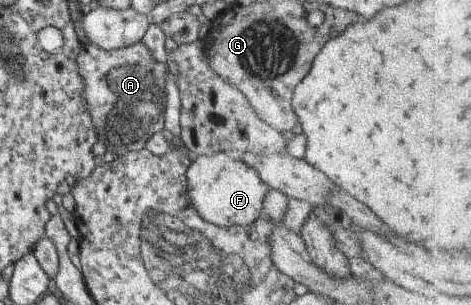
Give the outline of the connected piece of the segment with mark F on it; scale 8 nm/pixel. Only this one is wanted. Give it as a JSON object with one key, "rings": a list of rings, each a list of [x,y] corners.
{"rings":[[[218,152],[211,153],[209,156],[197,156],[188,165],[185,177],[184,187],[186,187],[186,195],[190,199],[190,205],[194,207],[198,217],[209,224],[221,228],[245,227],[262,215],[262,199],[264,199],[268,187],[260,181],[258,173],[254,169],[250,169],[250,166],[247,166],[237,154]]]}

